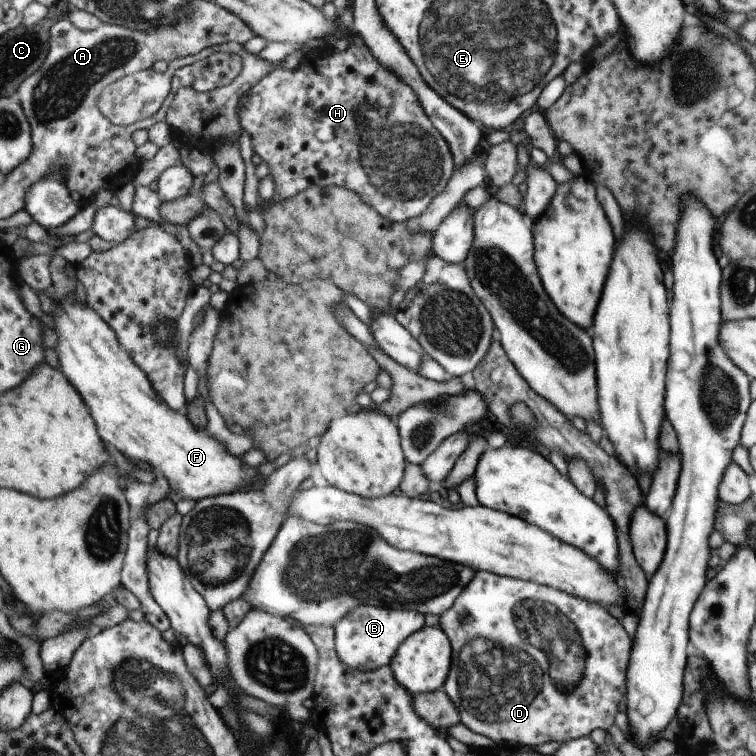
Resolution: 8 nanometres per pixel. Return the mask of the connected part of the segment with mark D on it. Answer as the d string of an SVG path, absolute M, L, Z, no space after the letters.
M474 572L474 579L462 591L453 606L439 617L438 628L451 636L450 648L455 648L455 668L451 668L451 676L447 676L447 684L442 685L442 692L450 698L457 707L462 726L470 732L490 739L495 745L537 747L544 743L565 743L580 737L589 737L595 729L607 731L613 724L613 716L617 712L617 704L625 701L626 669L629 667L629 646L631 640L627 638L621 624L611 618L603 607L596 603L573 597L564 591L553 589L532 581L513 580L510 577L499 577L491 572Z

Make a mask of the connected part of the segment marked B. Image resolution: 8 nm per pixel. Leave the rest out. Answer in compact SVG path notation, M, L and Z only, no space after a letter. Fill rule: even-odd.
M359 605L348 611L334 627L336 650L343 664L348 668L371 671L389 665L399 644L424 626L424 616L412 609Z

